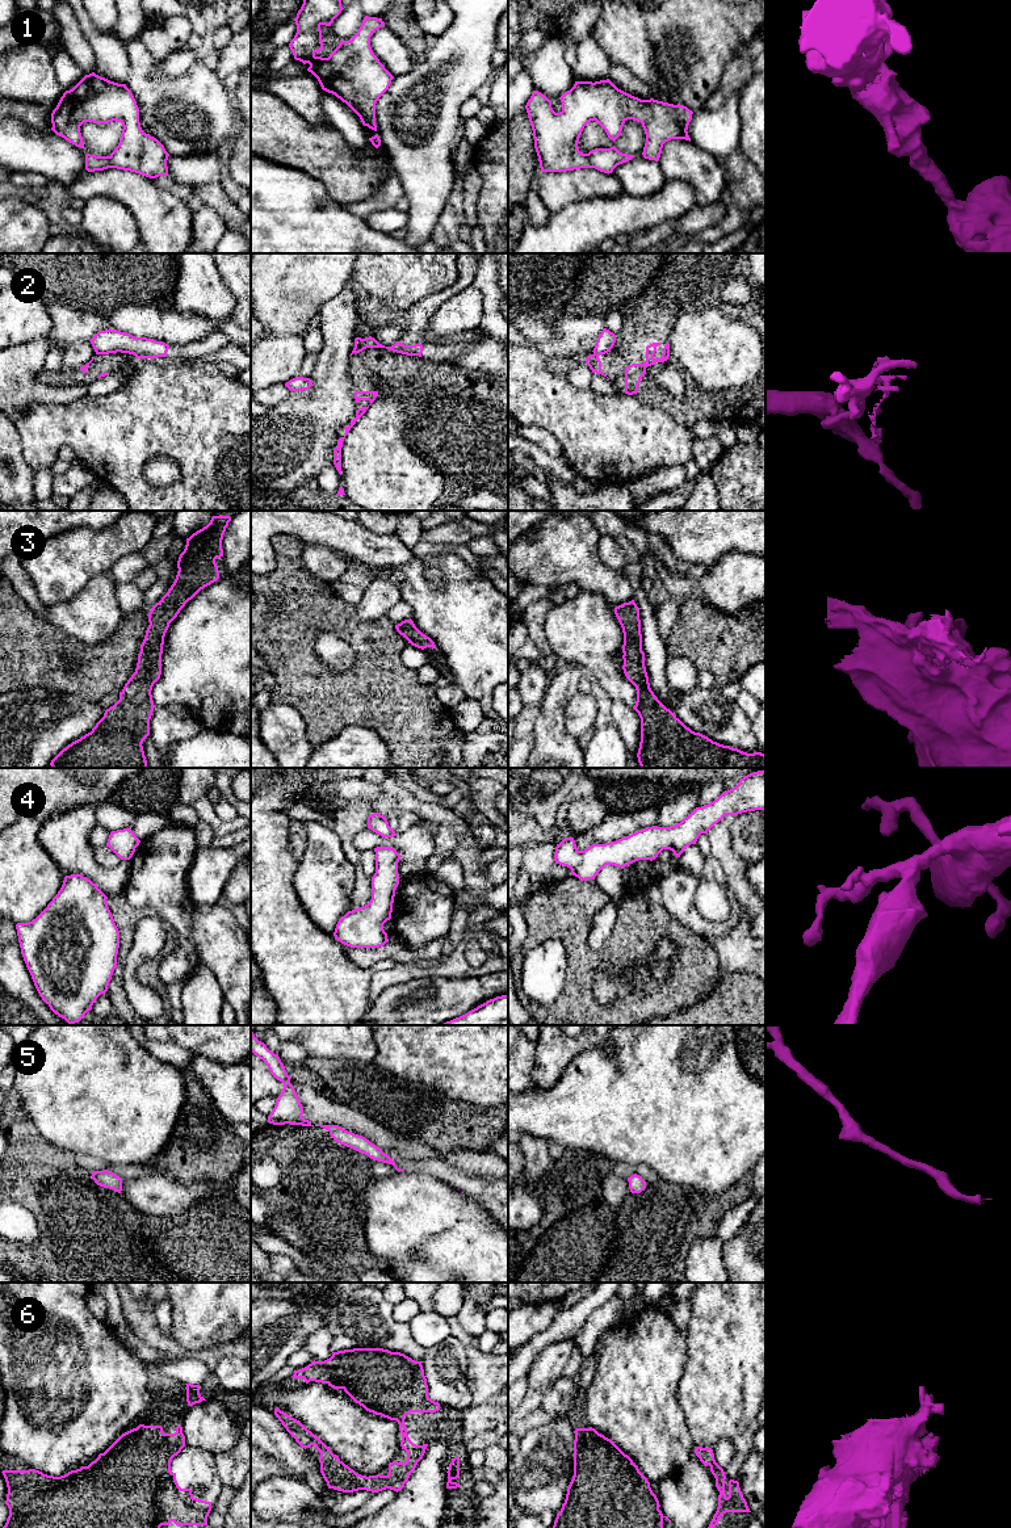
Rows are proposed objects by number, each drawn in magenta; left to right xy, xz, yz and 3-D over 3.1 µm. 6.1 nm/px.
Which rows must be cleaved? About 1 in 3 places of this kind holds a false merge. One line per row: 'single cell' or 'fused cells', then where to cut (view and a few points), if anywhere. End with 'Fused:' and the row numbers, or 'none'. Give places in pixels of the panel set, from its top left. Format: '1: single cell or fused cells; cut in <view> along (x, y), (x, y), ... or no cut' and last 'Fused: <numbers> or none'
1: single cell; no cut
2: fused cells; cut in yz along (594, 353), (599, 355)
3: single cell; no cut
4: single cell; no cut
5: single cell; no cut
6: single cell; no cut
Fused: 2

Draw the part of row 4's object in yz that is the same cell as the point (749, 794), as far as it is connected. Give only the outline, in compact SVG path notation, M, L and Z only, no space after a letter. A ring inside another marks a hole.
M765 769L750 773L739 780L738 785L723 792L713 802L696 807L680 823L670 827L647 827L629 836L605 844L592 844L584 851L576 848L574 838L565 838L555 847L555 864L571 869L572 876L582 881L595 880L596 874L605 865L625 868L638 860L655 860L663 849L670 849L676 857L684 852L687 847L695 844L701 834L706 834L714 824L723 819L725 815L738 815L747 811L765 810Z

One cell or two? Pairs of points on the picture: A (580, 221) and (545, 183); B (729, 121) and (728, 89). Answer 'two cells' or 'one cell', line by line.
A: two cells
B: two cells

